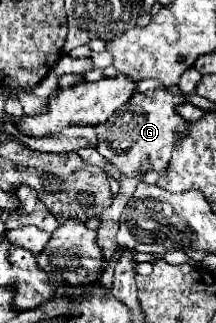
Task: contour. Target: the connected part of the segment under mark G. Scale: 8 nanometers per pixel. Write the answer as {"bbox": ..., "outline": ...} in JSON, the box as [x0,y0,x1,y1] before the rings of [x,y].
{"bbox":[96,87,190,177],"outline":[[[180,87],[170,89],[152,89],[146,93],[134,93],[108,123],[100,123],[96,133],[100,135],[98,153],[116,165],[126,177],[134,177],[142,171],[162,171],[176,143],[182,143],[188,137],[190,121],[178,115],[178,107],[184,103]]]}

